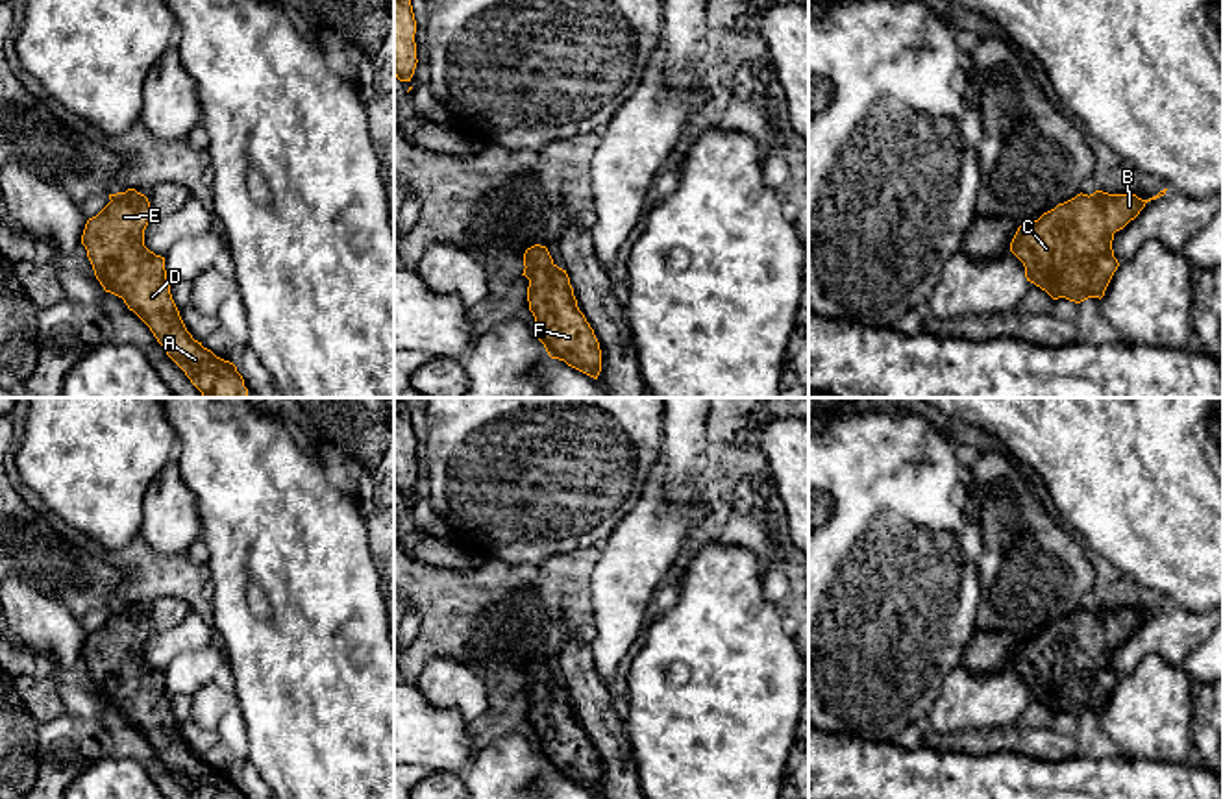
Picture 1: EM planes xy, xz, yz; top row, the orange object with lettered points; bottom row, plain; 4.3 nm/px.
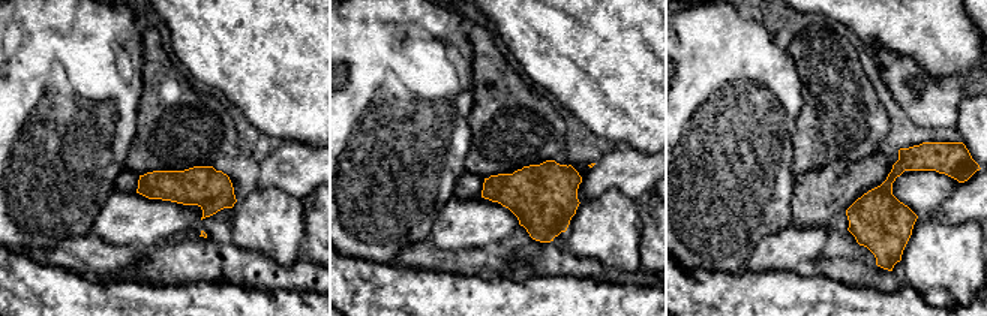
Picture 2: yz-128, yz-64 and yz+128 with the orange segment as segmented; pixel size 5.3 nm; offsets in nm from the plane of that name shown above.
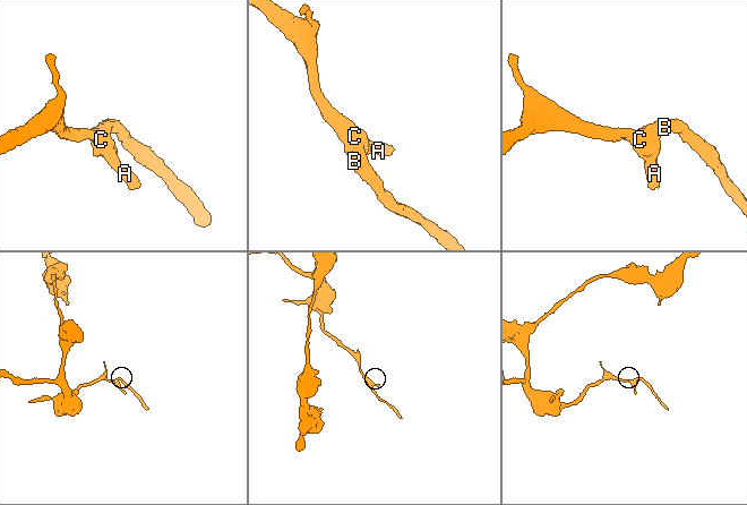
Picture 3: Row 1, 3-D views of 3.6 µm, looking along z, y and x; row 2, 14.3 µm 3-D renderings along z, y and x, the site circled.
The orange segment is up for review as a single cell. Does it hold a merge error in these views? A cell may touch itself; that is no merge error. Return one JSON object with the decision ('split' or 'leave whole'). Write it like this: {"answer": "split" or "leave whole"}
{"answer": "leave whole"}

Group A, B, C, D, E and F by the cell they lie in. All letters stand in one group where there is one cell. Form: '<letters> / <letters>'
A B C D E F

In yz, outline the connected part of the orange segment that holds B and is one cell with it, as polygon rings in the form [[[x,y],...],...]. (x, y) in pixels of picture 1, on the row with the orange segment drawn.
[[[1164,189],[1164,191],[1160,191],[1160,192],[1158,192],[1158,194],[1156,194],[1156,196],[1153,196],[1153,198],[1149,198],[1149,200],[1142,200],[1142,198],[1138,198],[1138,196],[1136,196],[1136,194],[1108,194],[1108,192],[1103,192],[1103,191],[1095,191],[1095,192],[1093,192],[1093,194],[1090,194],[1090,196],[1088,196],[1088,194],[1082,194],[1082,192],[1081,192],[1081,194],[1077,194],[1077,196],[1075,196],[1075,198],[1071,198],[1071,200],[1068,200],[1068,202],[1064,202],[1064,203],[1058,203],[1058,205],[1056,205],[1056,207],[1055,207],[1055,209],[1051,209],[1051,211],[1047,211],[1047,213],[1044,213],[1044,215],[1042,215],[1042,216],[1040,216],[1040,218],[1038,218],[1038,220],[1034,220],[1034,222],[1027,222],[1027,224],[1023,224],[1023,226],[1019,226],[1019,227],[1018,227],[1018,231],[1016,231],[1016,235],[1014,235],[1014,239],[1012,239],[1012,242],[1010,242],[1010,252],[1012,252],[1012,253],[1014,253],[1014,255],[1016,255],[1016,257],[1018,257],[1018,259],[1019,259],[1019,261],[1021,261],[1021,263],[1023,263],[1023,266],[1025,266],[1025,277],[1027,277],[1027,281],[1031,281],[1031,283],[1034,283],[1034,285],[1036,285],[1036,287],[1040,287],[1040,289],[1042,289],[1042,290],[1045,290],[1045,292],[1047,292],[1047,294],[1049,294],[1049,296],[1051,296],[1051,298],[1053,298],[1053,300],[1058,300],[1058,298],[1066,298],[1066,300],[1069,300],[1069,301],[1075,301],[1075,303],[1081,303],[1081,301],[1084,301],[1084,300],[1088,300],[1088,298],[1099,298],[1099,300],[1101,300],[1101,298],[1103,298],[1103,296],[1105,296],[1105,290],[1106,290],[1106,287],[1108,287],[1108,283],[1110,283],[1110,279],[1112,279],[1112,276],[1114,276],[1114,272],[1116,272],[1116,270],[1118,270],[1118,266],[1119,266],[1119,263],[1118,263],[1118,259],[1116,259],[1116,257],[1114,257],[1114,250],[1112,250],[1112,240],[1114,240],[1114,233],[1116,233],[1116,231],[1119,231],[1119,229],[1123,229],[1123,227],[1125,227],[1125,226],[1127,226],[1127,224],[1129,224],[1129,222],[1130,222],[1130,220],[1134,220],[1134,218],[1136,218],[1136,216],[1138,216],[1138,215],[1140,215],[1140,211],[1142,211],[1142,209],[1143,209],[1143,207],[1145,207],[1145,203],[1147,203],[1147,202],[1151,202],[1151,200],[1156,200],[1156,198],[1160,198],[1160,196],[1164,196],[1164,194],[1166,194],[1166,191],[1167,191],[1167,189]]]

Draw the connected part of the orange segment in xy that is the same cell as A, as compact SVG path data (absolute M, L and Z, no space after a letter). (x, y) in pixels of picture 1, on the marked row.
M128 189L126 192L109 194L109 200L96 216L87 220L81 235L81 244L104 290L122 298L128 309L150 327L167 355L185 372L204 398L246 398L248 388L237 366L216 357L187 331L170 294L165 257L144 246L144 229L152 220L148 198L135 189Z

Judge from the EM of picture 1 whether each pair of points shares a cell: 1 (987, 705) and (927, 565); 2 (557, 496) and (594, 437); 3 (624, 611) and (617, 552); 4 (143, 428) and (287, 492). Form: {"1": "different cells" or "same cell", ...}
{"1": "same cell", "2": "same cell", "3": "same cell", "4": "different cells"}

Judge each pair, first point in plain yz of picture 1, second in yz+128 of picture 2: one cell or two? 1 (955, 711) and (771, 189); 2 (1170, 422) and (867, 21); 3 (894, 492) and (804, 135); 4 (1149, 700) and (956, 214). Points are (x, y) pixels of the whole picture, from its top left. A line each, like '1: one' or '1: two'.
1: one
2: one
3: two
4: two

